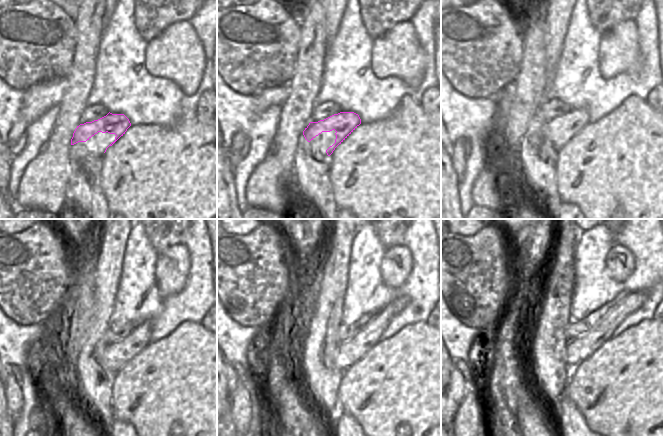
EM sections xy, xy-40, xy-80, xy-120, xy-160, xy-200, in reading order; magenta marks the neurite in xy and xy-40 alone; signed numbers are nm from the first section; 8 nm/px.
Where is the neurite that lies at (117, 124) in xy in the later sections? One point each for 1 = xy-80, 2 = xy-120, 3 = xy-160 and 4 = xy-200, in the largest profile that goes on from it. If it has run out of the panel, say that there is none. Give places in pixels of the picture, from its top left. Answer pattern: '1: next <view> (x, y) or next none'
1: next xy-80 (568, 125)
2: next xy-120 (124, 350)
3: next xy-160 (351, 351)
4: next xy-200 (579, 349)

